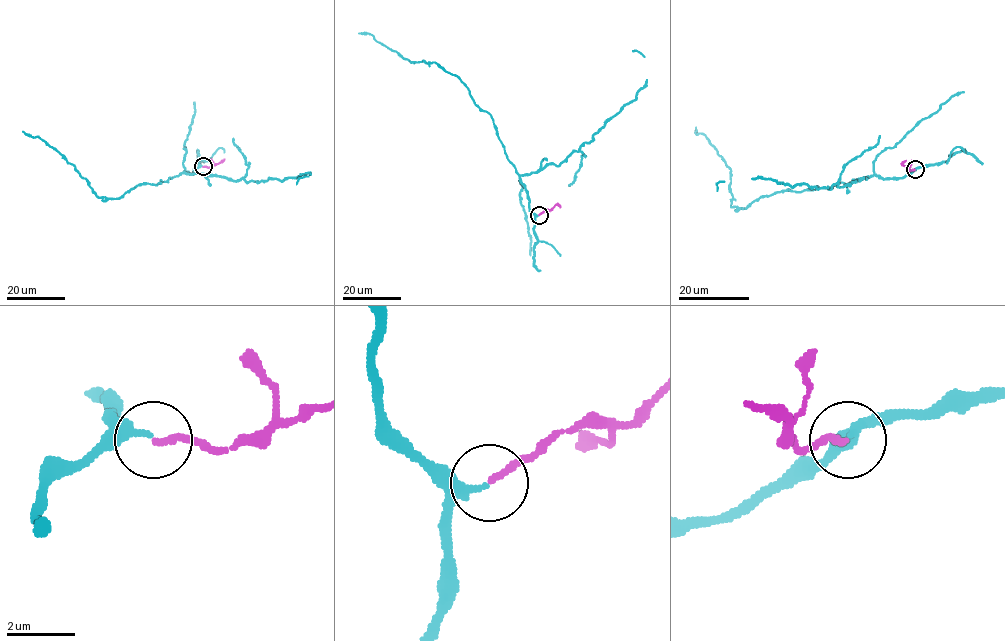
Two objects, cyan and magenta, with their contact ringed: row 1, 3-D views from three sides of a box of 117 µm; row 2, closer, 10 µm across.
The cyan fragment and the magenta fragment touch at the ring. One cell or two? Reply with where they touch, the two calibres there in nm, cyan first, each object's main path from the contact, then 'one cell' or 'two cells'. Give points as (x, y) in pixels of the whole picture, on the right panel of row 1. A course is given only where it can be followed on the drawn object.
(915, 169) | 200/180 nm | cyan via (915, 169), (901, 178), (866, 176), (848, 184), (762, 195), (747, 208), (731, 206), (731, 170), (696, 127) | magenta via (915, 170), (910, 171), (902, 163), (906, 160) | one cell

